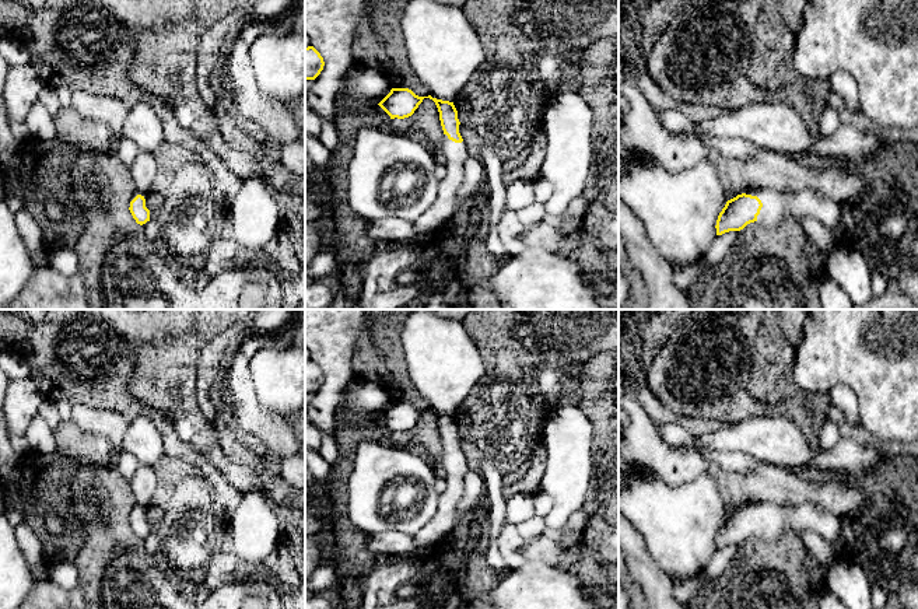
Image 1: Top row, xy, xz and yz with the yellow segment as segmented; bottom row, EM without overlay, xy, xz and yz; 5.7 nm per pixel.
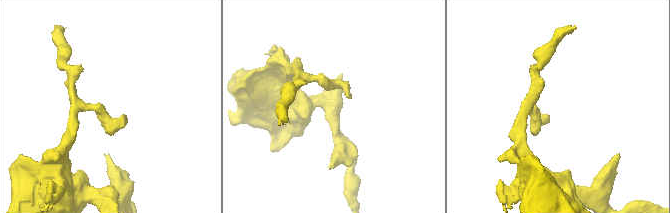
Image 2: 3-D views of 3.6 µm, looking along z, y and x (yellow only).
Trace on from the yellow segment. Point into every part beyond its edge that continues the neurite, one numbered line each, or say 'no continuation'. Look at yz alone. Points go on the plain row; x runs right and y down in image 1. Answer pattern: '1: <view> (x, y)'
1: yz (777, 521)

